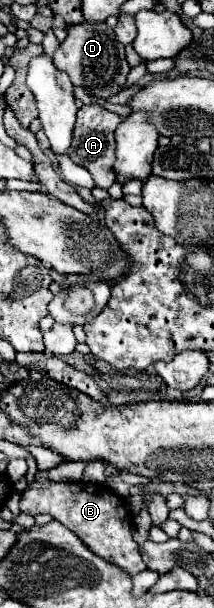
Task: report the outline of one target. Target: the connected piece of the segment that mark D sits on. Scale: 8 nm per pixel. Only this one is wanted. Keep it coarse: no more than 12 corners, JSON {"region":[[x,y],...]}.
{"region":[[66,27],[52,59],[88,95],[108,99],[130,71],[114,29]]}

